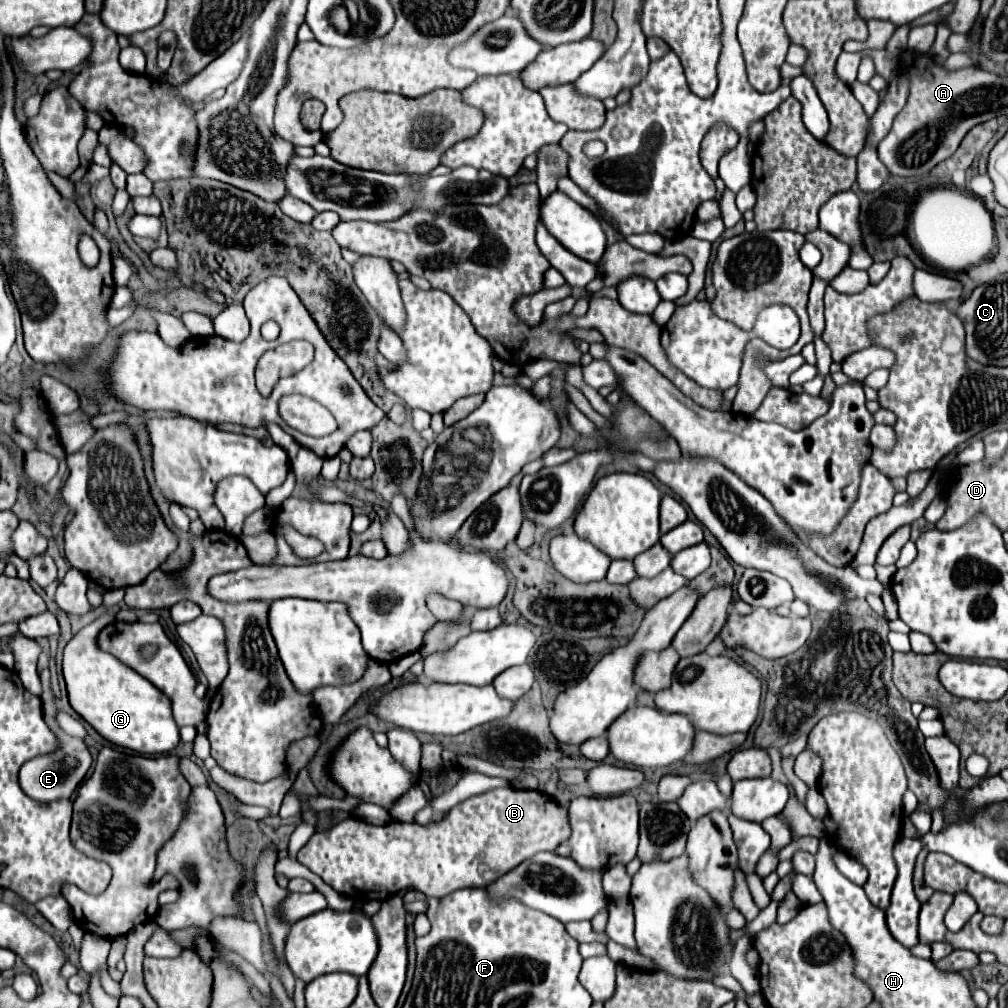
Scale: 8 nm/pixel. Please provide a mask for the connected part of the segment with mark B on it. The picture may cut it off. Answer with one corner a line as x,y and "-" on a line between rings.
496,788
456,804
450,812
446,812
442,820
430,822
426,826
404,822
374,826
360,818
344,818
332,826
332,830
316,832
310,842
300,848
298,862
316,872
342,896
362,904
368,900
386,900
388,896
410,888
420,890
426,896
444,898
446,894
460,888
486,886
540,850
554,852
558,844
568,840
568,834
568,814
554,802
554,798
536,790

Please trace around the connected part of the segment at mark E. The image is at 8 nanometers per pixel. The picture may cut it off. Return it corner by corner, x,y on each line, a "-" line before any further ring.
42,670
40,672
40,680
42,680
42,708
44,708
44,720
50,726
50,730
54,732
54,736
58,738
58,748
54,752
48,752
44,756
36,756
32,760
28,760
22,768
20,768
20,788
36,802
56,802
56,800
68,800
74,790
80,786
80,782
84,780
90,764
92,764
92,756
88,752
88,746
84,744
82,738
70,736
66,734
58,722
56,722
56,698
54,692
50,688
50,672

